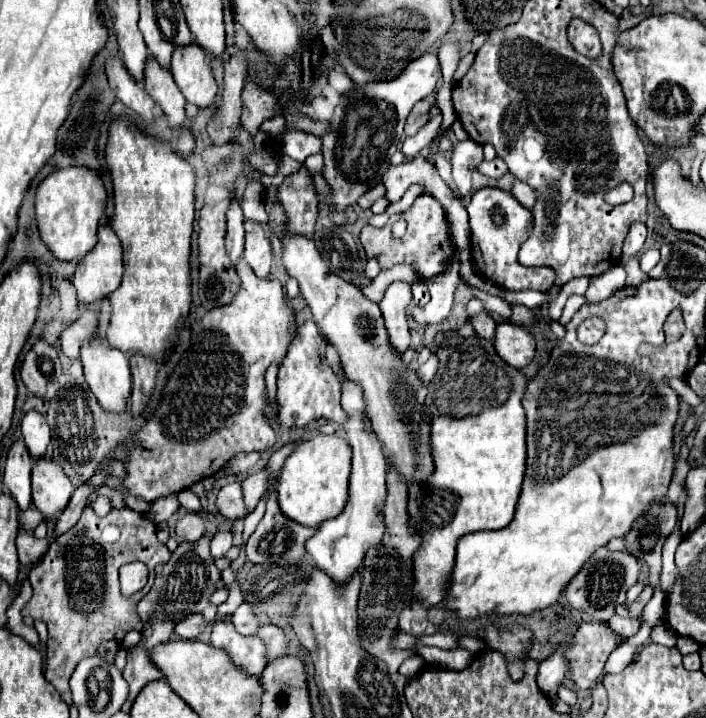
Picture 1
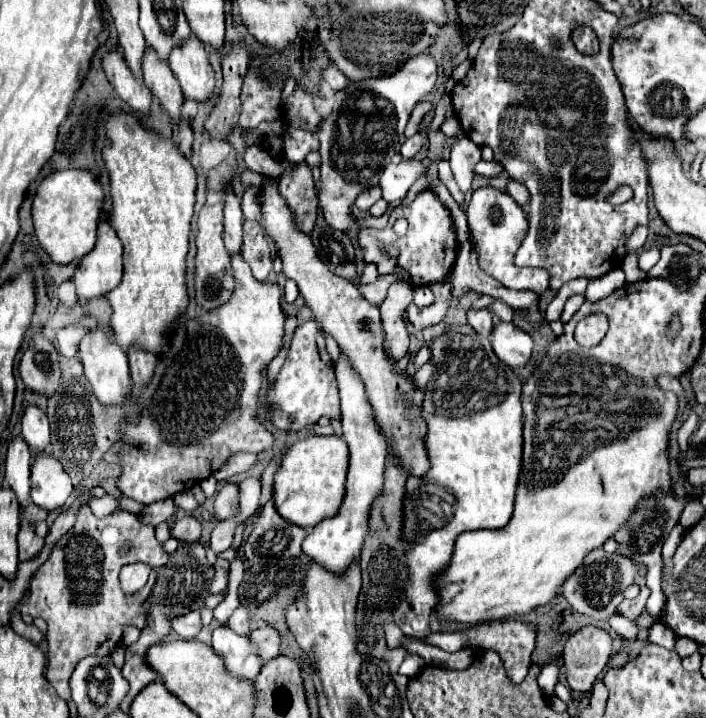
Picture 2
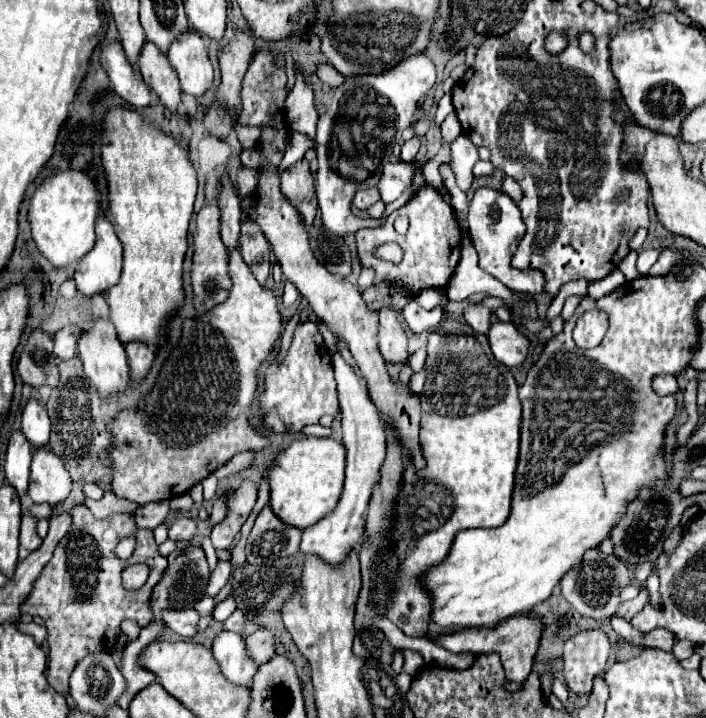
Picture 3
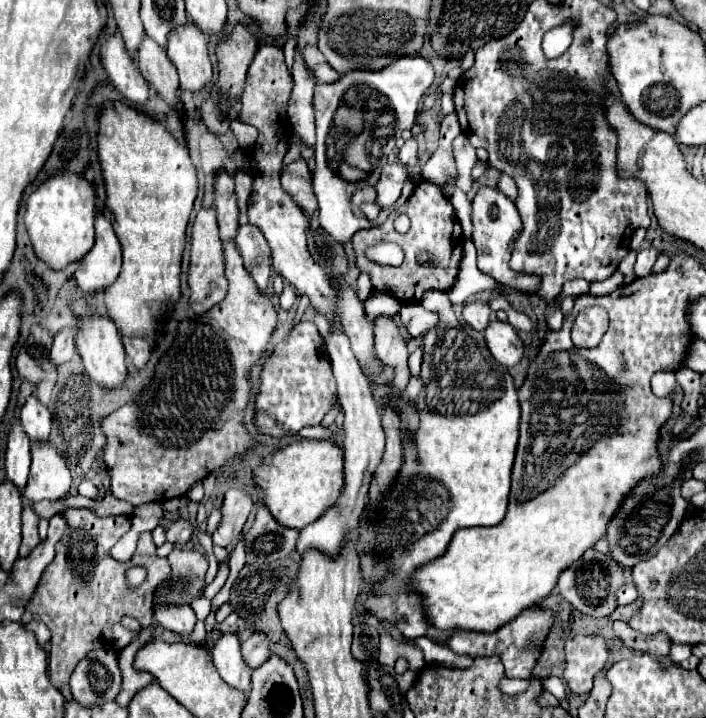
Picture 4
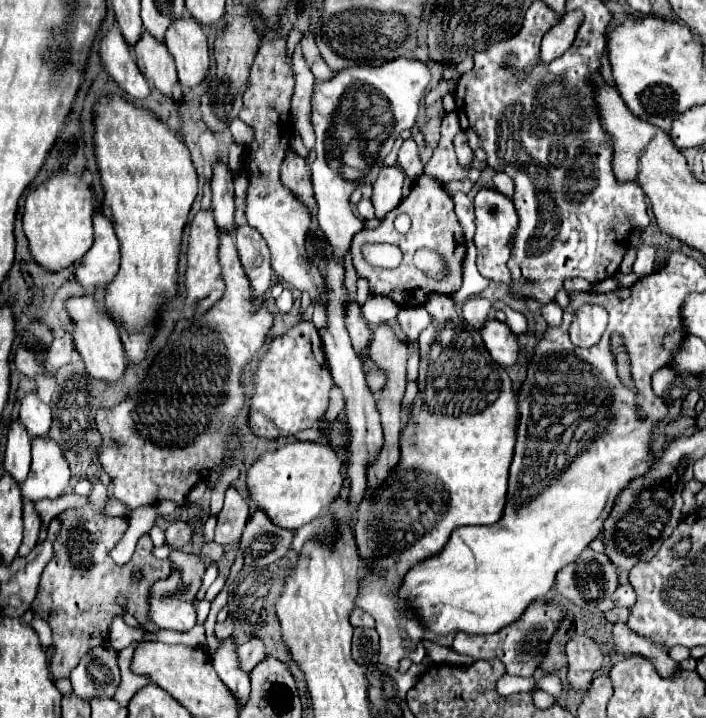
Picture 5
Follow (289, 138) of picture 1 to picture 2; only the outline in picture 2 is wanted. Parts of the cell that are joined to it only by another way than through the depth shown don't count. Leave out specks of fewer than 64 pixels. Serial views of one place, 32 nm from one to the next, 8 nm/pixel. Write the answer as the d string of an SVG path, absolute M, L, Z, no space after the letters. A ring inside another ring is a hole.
M288 128L284 134L284 158L292 162L304 162L306 154L318 152L320 142L314 134L300 130L300 128Z

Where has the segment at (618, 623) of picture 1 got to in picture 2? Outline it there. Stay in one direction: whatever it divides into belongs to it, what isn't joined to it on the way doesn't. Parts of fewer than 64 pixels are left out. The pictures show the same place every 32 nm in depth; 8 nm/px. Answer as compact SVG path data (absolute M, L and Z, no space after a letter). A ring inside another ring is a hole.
M614 614L614 616L610 618L610 626L612 626L612 630L614 630L618 636L622 636L624 640L634 640L636 634L638 634L638 624L632 622L630 618L620 616L620 614Z

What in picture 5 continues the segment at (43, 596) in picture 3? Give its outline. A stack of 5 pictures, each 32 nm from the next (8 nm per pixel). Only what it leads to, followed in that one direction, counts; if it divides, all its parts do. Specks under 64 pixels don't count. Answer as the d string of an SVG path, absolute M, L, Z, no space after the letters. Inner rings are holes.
M96 482L92 494L88 496L90 504L82 510L66 510L58 518L62 520L62 532L56 538L54 544L54 558L48 562L48 566L42 572L38 594L30 606L34 614L38 614L48 626L52 628L52 660L50 660L50 672L54 682L68 678L70 672L76 668L76 664L82 660L82 656L94 648L102 646L110 638L110 624L116 616L122 616L124 612L132 614L142 626L150 622L148 616L148 602L150 602L150 588L156 580L168 578L170 562L158 560L152 550L154 544L148 534L142 534L138 540L138 548L132 556L132 560L124 566L118 566L110 558L110 550L116 546L116 542L124 536L128 530L128 518L112 518L104 516L102 510L102 484ZM134 570L140 570L144 578L134 584L130 580L130 574ZM118 598L126 600L126 606L118 604Z

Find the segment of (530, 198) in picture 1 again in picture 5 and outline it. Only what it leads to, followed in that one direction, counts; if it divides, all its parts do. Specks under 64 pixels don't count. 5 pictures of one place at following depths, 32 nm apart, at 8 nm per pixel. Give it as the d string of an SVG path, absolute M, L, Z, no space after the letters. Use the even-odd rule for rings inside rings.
M496 174L496 178L494 178L494 186L496 186L502 194L506 194L508 198L514 196L514 182L512 182L506 174Z

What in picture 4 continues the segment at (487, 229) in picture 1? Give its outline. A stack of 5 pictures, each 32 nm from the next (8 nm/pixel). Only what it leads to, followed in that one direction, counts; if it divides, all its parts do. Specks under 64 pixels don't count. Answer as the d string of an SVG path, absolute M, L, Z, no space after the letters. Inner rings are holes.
M480 188L472 200L472 242L478 250L478 268L504 286L510 286L520 292L536 294L540 288L540 282L542 282L540 276L514 272L508 266L510 254L514 250L514 240L516 240L516 236L520 236L520 232L522 232L522 222L520 222L516 204L500 190Z

